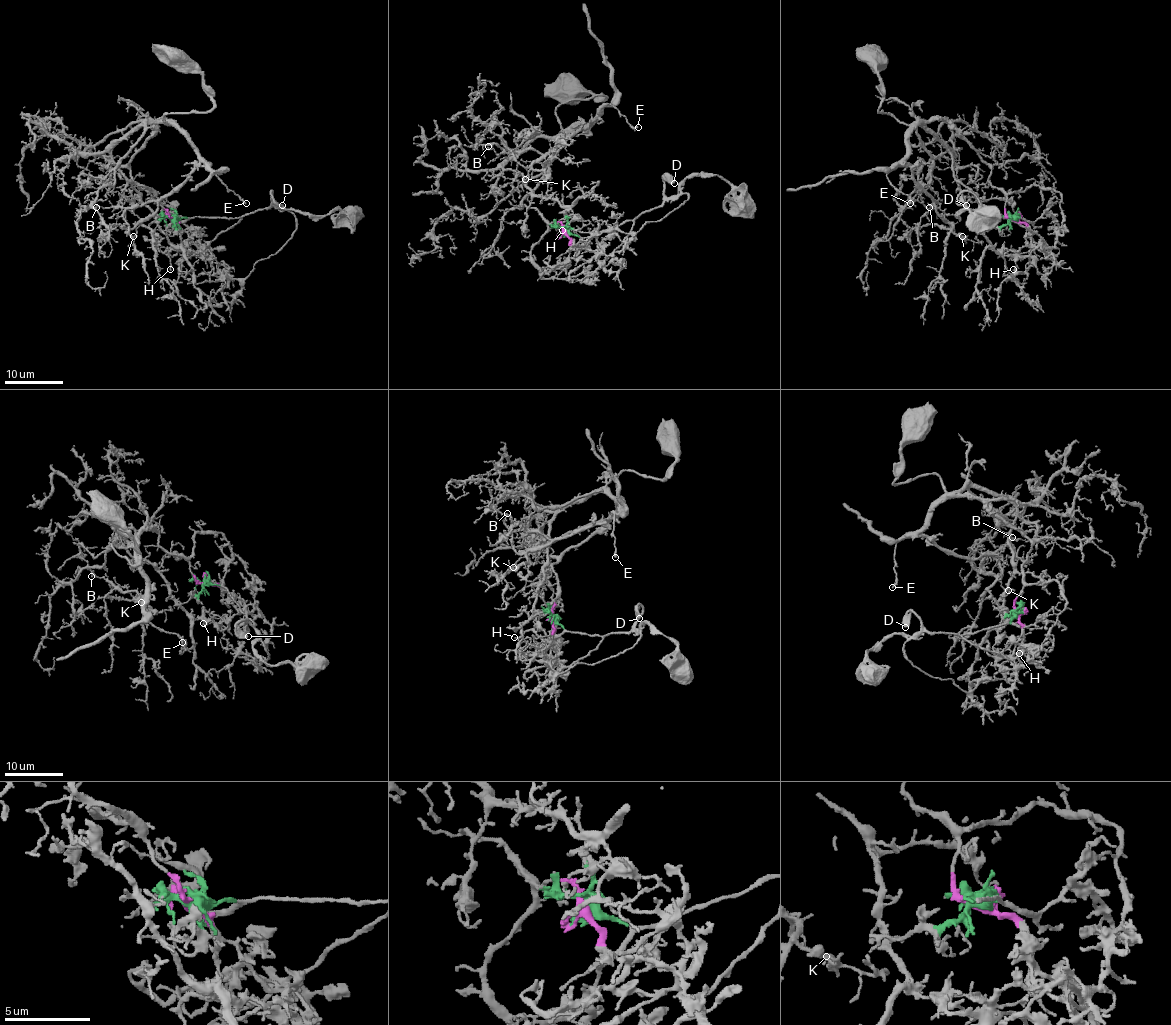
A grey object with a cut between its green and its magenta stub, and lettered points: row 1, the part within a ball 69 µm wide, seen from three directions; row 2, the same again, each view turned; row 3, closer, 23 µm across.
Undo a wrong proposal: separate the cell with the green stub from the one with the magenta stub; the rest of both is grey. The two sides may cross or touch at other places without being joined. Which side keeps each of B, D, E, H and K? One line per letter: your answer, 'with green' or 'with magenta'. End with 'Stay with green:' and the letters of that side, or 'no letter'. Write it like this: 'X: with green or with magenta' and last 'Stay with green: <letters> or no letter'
B: with magenta
D: with green
E: with magenta
H: with green
K: with magenta
Stay with green: D, H

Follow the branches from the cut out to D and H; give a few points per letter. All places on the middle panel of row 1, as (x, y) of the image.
D: (564, 230), (586, 237), (634, 220), (663, 202), (663, 179), (674, 182)
H: (564, 230), (586, 237), (634, 223), (603, 260), (590, 233), (561, 230)

